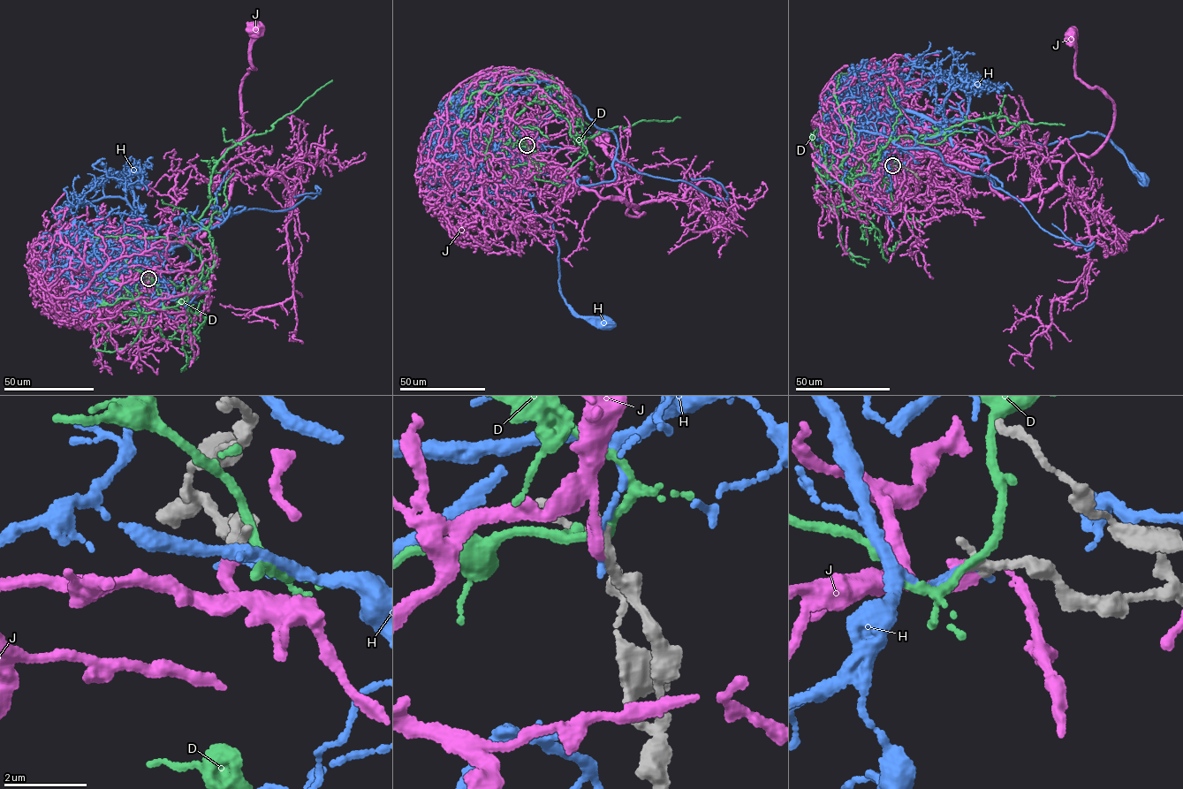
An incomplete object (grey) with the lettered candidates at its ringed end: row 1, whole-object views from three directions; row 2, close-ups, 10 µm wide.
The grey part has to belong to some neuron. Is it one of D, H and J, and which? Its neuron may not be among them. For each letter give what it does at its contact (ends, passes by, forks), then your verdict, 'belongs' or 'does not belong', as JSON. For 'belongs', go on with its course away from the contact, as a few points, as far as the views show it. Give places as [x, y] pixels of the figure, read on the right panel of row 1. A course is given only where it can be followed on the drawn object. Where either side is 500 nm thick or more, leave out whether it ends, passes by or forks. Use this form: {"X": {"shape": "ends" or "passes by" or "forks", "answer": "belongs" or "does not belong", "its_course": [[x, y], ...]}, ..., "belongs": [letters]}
{"D": {"shape": "passes by", "answer": "does not belong"}, "H": {"shape": "ends", "answer": "does not belong"}, "J": {"shape": "ends", "answer": "belongs", "its_course": [[892, 165], [890, 140], [983, 170], [1004, 200], [1051, 188], [1113, 121], [1110, 97], [1076, 77], [1070, 34]]}, "belongs": ["J"]}

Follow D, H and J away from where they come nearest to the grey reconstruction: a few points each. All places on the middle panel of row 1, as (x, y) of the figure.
D: (527, 144), (505, 123), (520, 125), (557, 113), (567, 118), (572, 134), (582, 139), (643, 120), (680, 117)
H: (527, 144), (491, 138), (521, 170), (534, 209), (552, 223), (564, 301), (586, 320), (608, 325)
J: (527, 144), (504, 145), (602, 197), (637, 207), (627, 214), (643, 214), (632, 207), (625, 169), (598, 136)

